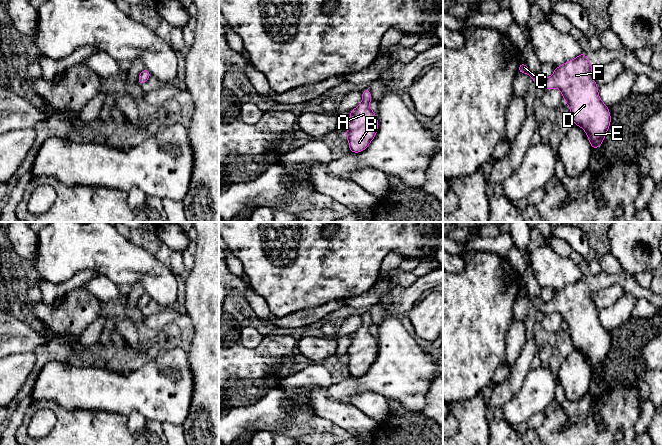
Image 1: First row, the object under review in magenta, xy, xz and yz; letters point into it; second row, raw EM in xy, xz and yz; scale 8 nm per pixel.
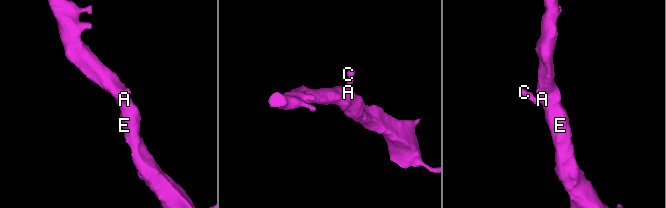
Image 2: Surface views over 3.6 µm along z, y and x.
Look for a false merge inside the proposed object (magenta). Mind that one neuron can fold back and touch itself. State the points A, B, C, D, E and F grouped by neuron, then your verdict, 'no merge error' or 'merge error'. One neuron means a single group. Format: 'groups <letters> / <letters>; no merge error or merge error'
groups A B C D E F; no merge error

